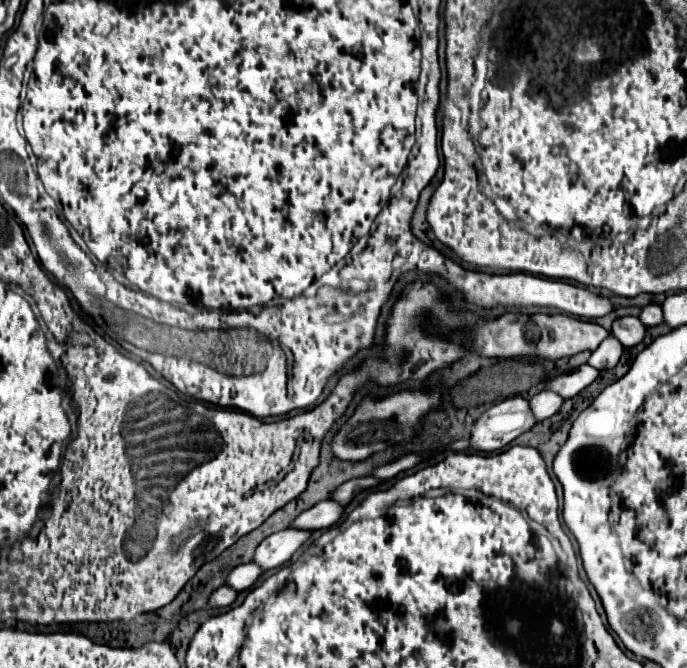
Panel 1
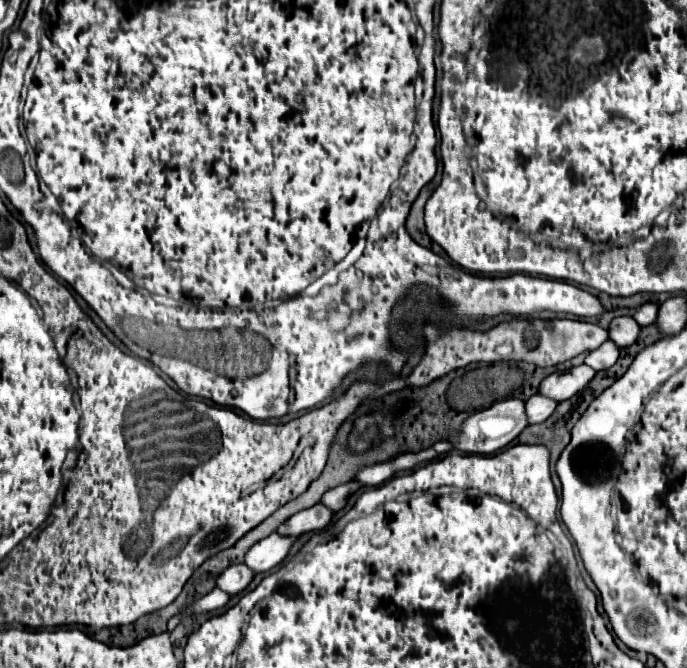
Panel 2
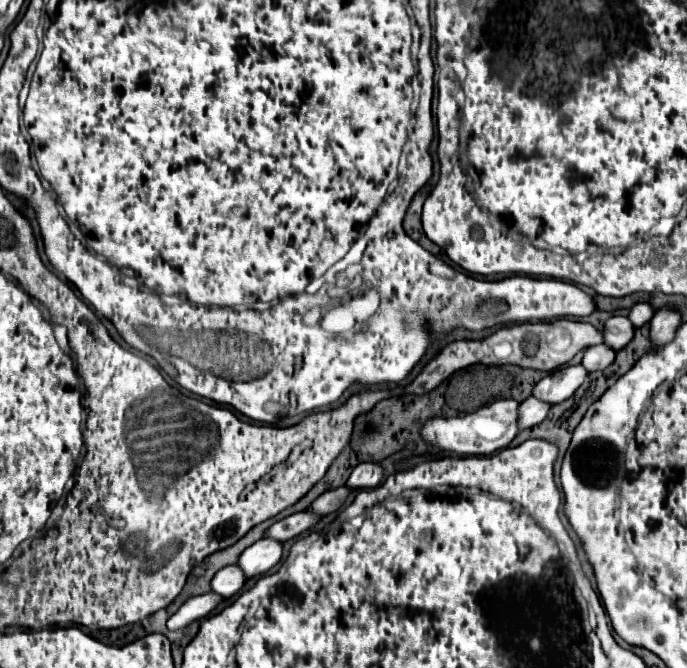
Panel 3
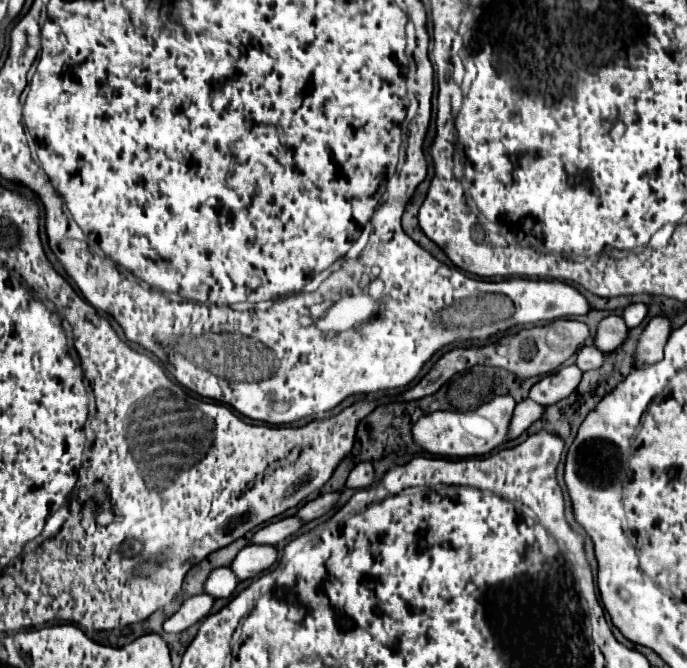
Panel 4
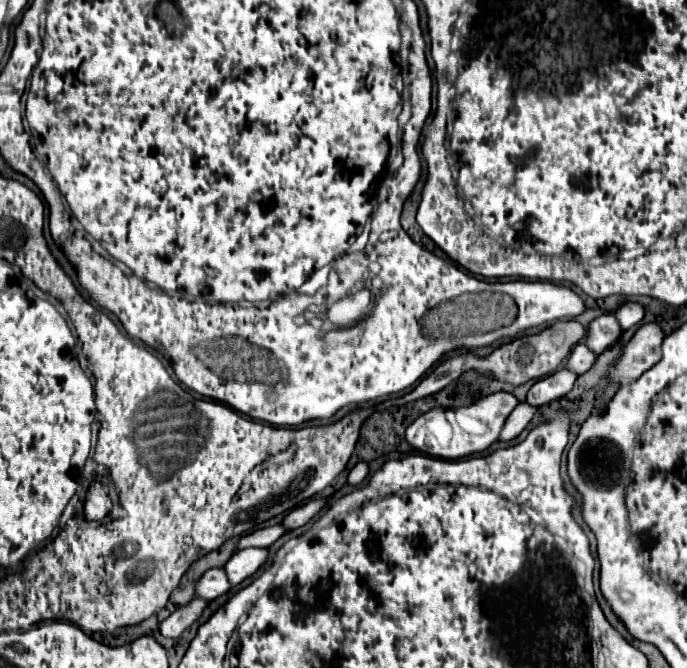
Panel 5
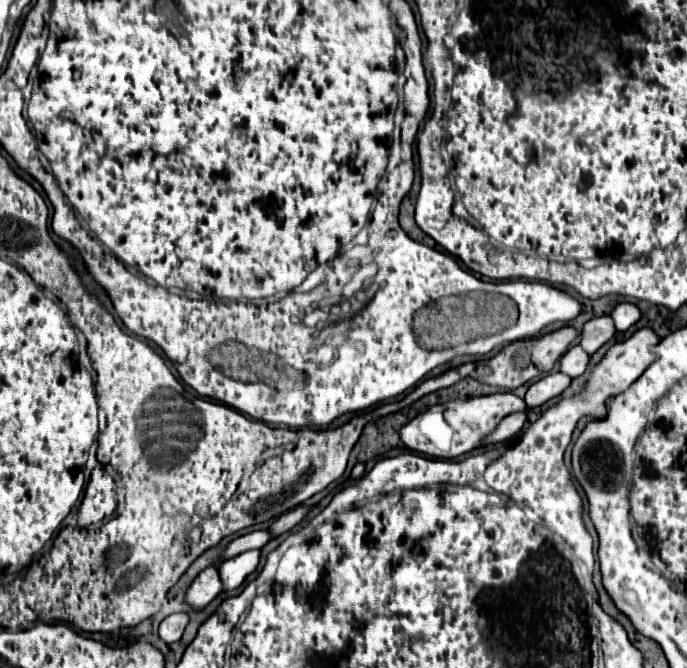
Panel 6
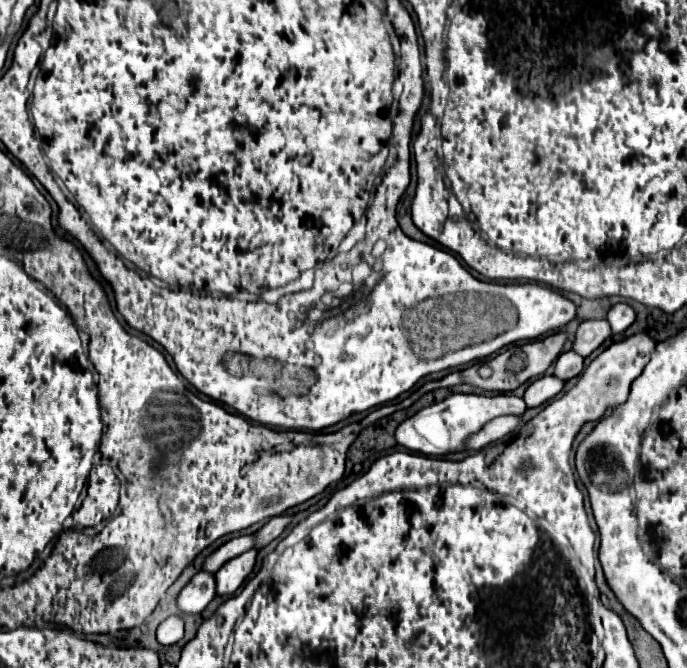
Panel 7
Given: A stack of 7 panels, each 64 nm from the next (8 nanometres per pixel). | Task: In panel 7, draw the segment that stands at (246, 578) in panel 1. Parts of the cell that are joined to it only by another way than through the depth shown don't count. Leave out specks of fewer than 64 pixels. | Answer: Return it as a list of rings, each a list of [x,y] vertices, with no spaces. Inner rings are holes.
[[[200,570],[180,592],[178,606],[184,614],[200,614],[214,596],[216,596],[214,574]]]

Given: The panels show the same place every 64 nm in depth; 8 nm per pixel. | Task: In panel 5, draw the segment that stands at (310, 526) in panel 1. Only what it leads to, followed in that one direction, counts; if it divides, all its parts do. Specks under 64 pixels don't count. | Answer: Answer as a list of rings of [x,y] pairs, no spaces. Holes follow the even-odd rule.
[[[274,524],[274,526],[268,526],[268,528],[260,528],[260,530],[254,530],[246,536],[240,538],[238,542],[238,550],[242,548],[250,548],[250,546],[258,546],[258,548],[268,548],[272,546],[282,534],[286,534],[288,528],[284,528],[284,524]]]

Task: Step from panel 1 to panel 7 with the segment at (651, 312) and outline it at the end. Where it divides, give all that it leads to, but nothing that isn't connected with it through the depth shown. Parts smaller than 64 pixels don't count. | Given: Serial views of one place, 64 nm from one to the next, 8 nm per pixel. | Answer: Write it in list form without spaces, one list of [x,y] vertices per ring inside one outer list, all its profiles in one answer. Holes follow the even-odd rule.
[[[616,304],[610,308],[606,320],[612,326],[612,334],[622,334],[636,320],[636,312],[628,304]]]

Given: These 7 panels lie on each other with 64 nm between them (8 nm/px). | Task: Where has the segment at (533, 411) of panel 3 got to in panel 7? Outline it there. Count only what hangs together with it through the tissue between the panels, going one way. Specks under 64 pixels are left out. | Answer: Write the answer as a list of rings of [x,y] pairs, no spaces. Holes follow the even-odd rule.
[[[500,416],[496,420],[492,420],[486,428],[482,428],[482,432],[474,434],[470,440],[468,440],[468,448],[474,448],[474,450],[482,450],[484,446],[512,434],[514,430],[518,428],[518,416]]]

